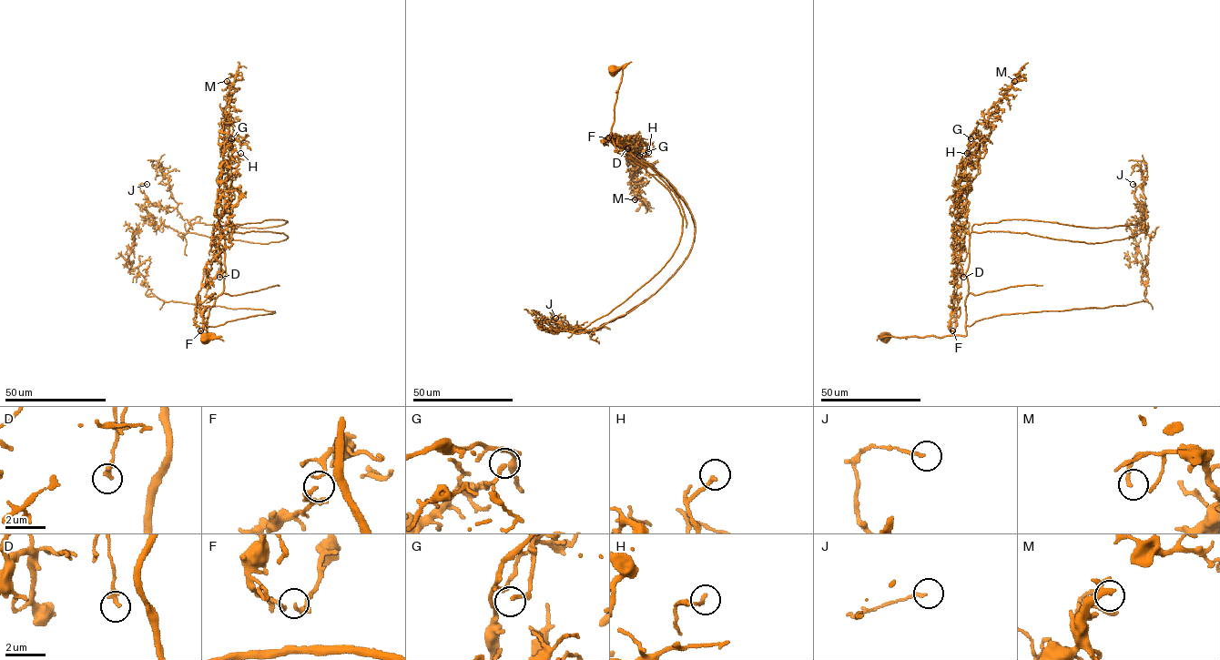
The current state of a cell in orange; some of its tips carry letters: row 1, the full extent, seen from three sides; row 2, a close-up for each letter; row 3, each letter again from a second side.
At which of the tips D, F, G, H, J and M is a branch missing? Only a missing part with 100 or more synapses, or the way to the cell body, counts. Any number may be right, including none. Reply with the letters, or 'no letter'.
no letter

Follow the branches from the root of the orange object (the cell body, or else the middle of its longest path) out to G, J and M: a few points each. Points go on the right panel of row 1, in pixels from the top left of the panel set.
G: (884, 335), (881, 337), (966, 334), (969, 234), (965, 205), (979, 160), (968, 150), (976, 132), (970, 138)
J: (884, 335), (966, 334), (973, 224), (1142, 223), (1146, 208), (1136, 202), (1133, 184)
M: (884, 335), (966, 334), (966, 196), (980, 172), (977, 160), (986, 151), (991, 126), (988, 110), (1014, 81)

